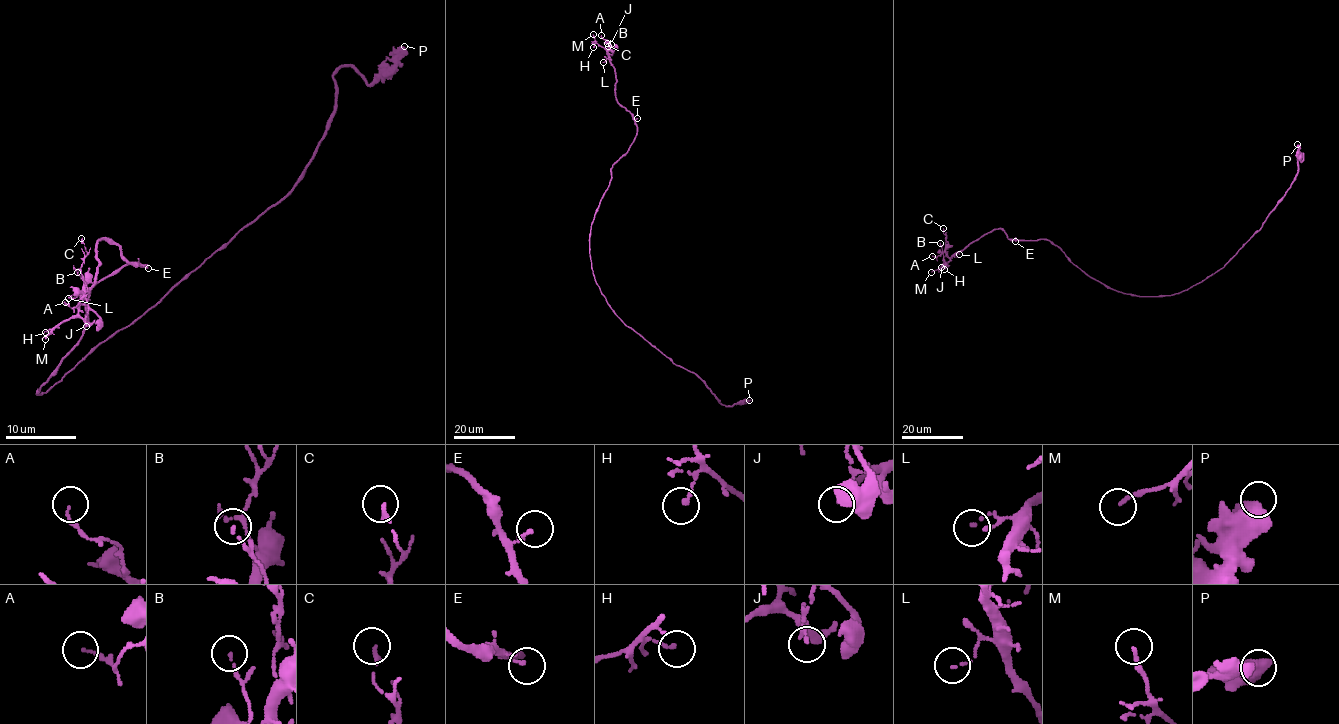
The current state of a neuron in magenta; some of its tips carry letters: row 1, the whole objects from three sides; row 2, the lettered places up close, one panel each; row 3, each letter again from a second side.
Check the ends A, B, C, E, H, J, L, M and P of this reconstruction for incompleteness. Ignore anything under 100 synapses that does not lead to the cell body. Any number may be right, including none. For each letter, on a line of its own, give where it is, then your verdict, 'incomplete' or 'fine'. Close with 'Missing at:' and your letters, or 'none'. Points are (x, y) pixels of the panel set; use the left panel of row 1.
A: at (65, 302); fine
B: at (77, 272); fine
C: at (81, 238); fine
E: at (148, 268); fine
H: at (45, 332); fine
J: at (86, 326); fine
L: at (68, 298); fine
M: at (45, 339); incomplete
P: at (404, 46); fine
Missing at: M

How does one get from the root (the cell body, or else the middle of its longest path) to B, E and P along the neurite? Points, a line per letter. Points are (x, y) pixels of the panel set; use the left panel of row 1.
B: (40, 393), (83, 337), (90, 291), (128, 263), (146, 266), (102, 238), (79, 305), (77, 272)
E: (40, 393), (37, 392), (83, 337), (88, 323), (86, 298), (90, 291), (128, 263), (148, 268)
P: (40, 393), (157, 305), (294, 185), (328, 127), (333, 76), (342, 67), (368, 85), (404, 46)

